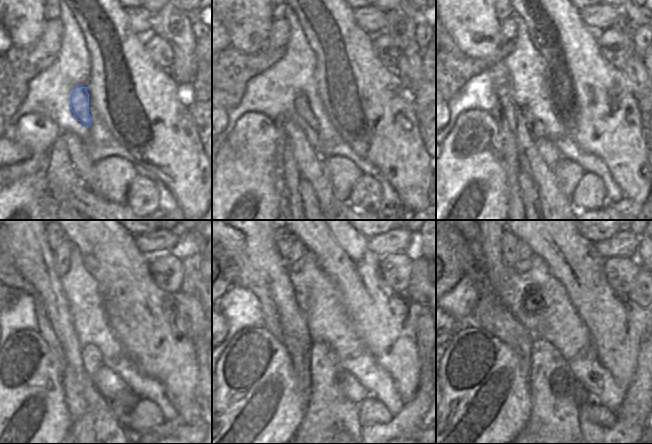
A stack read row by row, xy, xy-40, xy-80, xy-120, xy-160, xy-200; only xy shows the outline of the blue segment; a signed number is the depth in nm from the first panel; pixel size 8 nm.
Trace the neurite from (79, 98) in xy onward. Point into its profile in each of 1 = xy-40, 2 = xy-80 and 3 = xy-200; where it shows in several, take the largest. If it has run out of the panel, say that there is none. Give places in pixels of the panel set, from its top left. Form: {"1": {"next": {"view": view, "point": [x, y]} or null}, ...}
{"1": {"next": {"view": "xy-40", "point": [302, 107]}}, "2": {"next": {"view": "xy-80", "point": [537, 128]}}, "3": {"next": {"view": "xy-200", "point": [555, 421]}}}

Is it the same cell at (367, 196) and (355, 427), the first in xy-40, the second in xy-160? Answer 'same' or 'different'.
different

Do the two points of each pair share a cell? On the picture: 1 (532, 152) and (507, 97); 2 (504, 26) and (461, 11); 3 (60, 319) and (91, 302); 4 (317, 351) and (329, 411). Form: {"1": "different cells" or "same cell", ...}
{"1": "same cell", "2": "different cells", "3": "different cells", "4": "same cell"}

